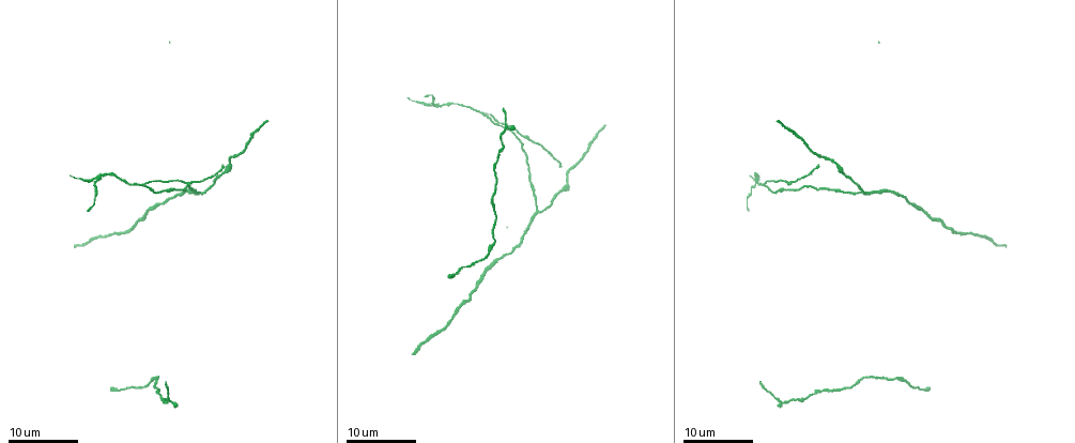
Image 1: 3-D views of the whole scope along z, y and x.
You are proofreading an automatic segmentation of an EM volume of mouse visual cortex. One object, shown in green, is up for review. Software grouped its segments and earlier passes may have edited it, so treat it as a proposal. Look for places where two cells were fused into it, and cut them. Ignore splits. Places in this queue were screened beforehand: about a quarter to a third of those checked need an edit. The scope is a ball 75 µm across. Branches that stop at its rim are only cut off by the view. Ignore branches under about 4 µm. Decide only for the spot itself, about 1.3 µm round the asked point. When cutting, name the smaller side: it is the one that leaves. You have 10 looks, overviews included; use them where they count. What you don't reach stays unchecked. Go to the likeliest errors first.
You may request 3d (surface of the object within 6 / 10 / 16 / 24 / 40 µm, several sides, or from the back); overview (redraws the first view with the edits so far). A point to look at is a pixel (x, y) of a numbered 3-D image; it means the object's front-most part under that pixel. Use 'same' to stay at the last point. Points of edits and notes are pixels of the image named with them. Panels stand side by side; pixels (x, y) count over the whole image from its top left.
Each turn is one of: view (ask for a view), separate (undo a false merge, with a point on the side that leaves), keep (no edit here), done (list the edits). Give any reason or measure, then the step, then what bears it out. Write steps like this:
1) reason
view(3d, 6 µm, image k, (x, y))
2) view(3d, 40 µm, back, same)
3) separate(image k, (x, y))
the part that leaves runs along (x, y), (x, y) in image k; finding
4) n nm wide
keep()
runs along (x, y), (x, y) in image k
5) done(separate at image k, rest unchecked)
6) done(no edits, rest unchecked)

three arms meet
view(3d, 16 µm, image 1, (146, 185))

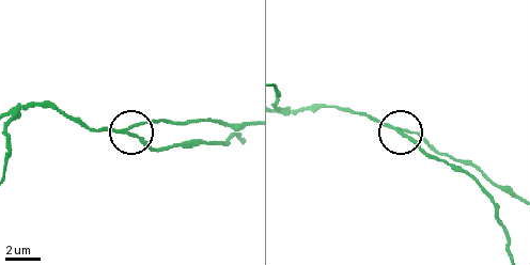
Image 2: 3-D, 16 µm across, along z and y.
view(3d, 6 µm, image 2, (394, 129))

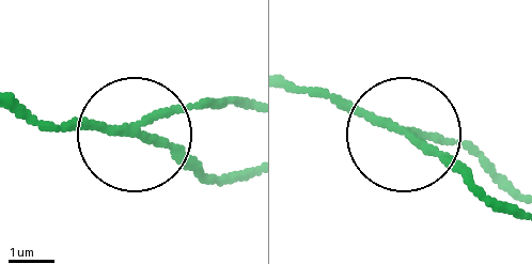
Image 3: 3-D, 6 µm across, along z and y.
side arm 14 µm; 3 arms
separate(image 3, (196, 106))
a second cell is stuck on

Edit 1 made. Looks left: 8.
view(overview)

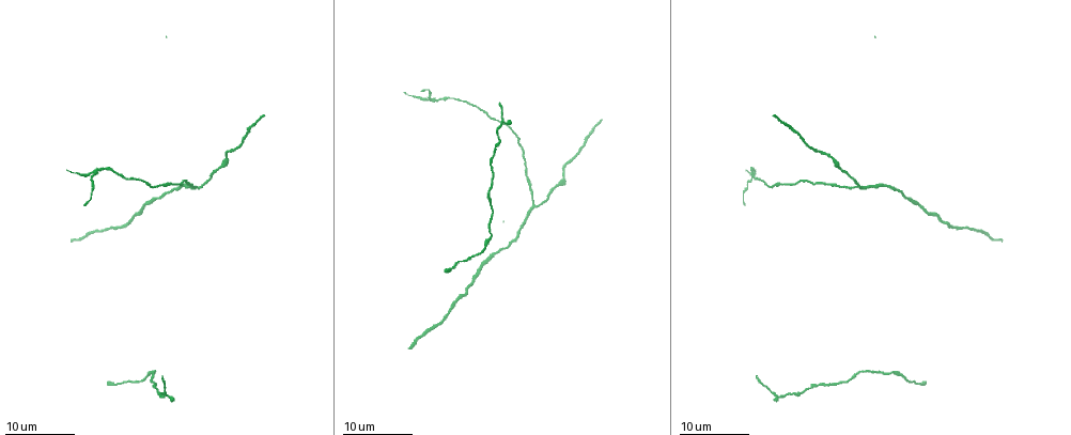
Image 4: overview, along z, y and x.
thick turns thin
view(3d, 24 µm, image 4, (750, 179))

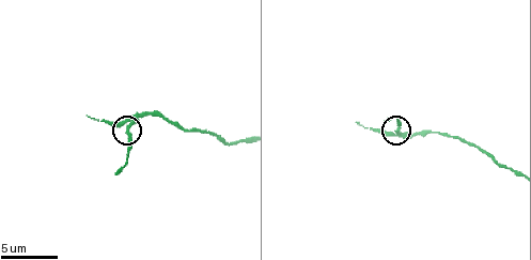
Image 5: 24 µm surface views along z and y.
view(3d, 6 µm, image 5, (397, 134))

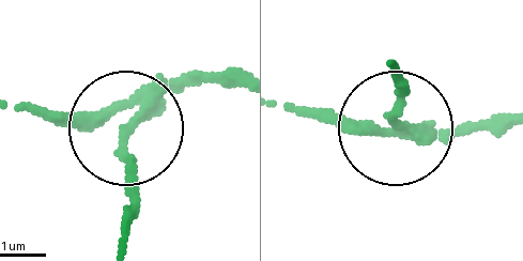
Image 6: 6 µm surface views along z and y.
separate(image 6, (131, 159))
the part that leaves runs along (151, 97), (128, 151), (120, 243) in image 6; two cells meet here

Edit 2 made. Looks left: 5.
view(overview)

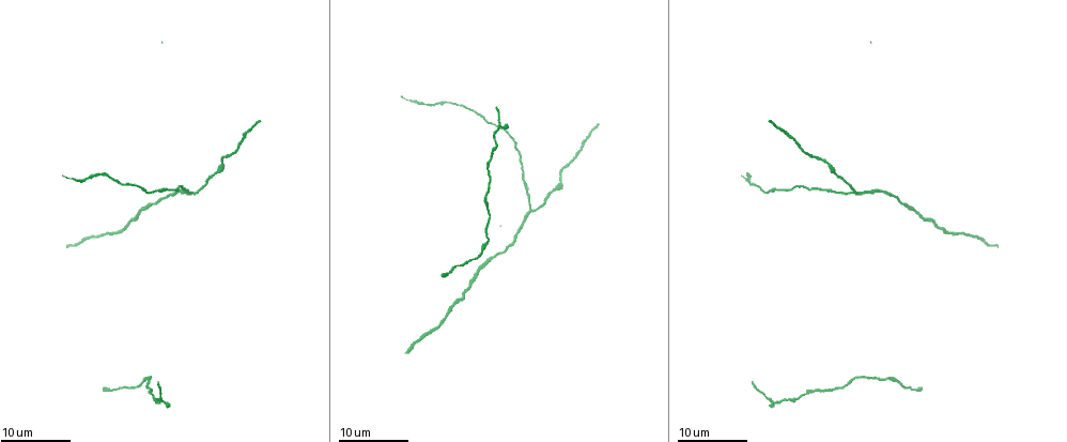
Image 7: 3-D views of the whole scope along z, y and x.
arms part here
view(3d, 16 µm, image 7, (534, 210))

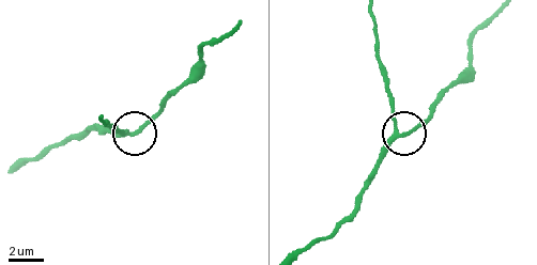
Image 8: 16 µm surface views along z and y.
zoom in
view(3d, 10 µm, image 8, (132, 133))

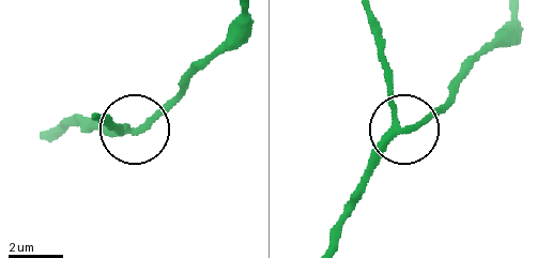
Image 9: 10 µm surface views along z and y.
side arm 29 µm
keep()
runs along (328, 241), (369, 165), (464, 78) in image 9; one cell here

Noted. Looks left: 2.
view(3d, 16 µm, image 7, (458, 302))

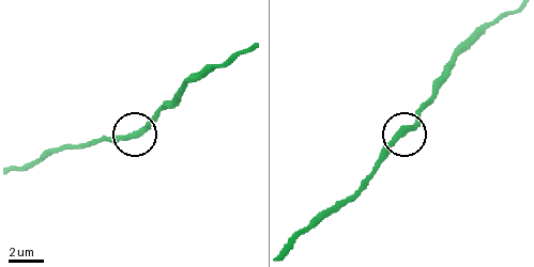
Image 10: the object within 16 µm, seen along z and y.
view(3d, 6 µm, image 10, (403, 133))

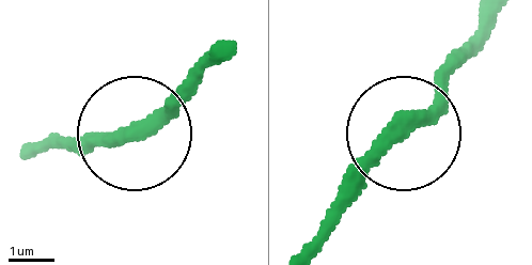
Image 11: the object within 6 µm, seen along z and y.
keep()
runs along (204, 78), (135, 133), (47, 136) in image 11; continuous, no second cell

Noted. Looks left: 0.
done(separate at image 3, separate at image 6, rest unchecked)

